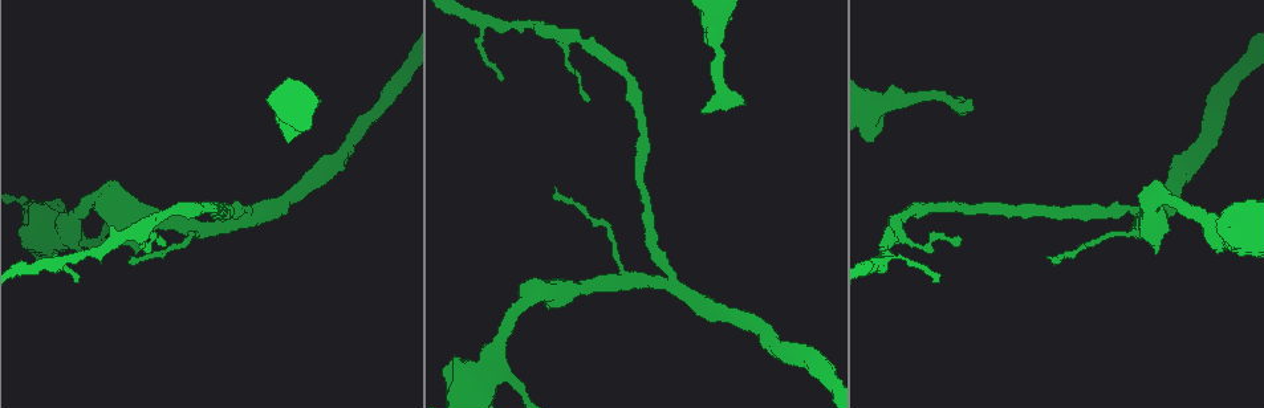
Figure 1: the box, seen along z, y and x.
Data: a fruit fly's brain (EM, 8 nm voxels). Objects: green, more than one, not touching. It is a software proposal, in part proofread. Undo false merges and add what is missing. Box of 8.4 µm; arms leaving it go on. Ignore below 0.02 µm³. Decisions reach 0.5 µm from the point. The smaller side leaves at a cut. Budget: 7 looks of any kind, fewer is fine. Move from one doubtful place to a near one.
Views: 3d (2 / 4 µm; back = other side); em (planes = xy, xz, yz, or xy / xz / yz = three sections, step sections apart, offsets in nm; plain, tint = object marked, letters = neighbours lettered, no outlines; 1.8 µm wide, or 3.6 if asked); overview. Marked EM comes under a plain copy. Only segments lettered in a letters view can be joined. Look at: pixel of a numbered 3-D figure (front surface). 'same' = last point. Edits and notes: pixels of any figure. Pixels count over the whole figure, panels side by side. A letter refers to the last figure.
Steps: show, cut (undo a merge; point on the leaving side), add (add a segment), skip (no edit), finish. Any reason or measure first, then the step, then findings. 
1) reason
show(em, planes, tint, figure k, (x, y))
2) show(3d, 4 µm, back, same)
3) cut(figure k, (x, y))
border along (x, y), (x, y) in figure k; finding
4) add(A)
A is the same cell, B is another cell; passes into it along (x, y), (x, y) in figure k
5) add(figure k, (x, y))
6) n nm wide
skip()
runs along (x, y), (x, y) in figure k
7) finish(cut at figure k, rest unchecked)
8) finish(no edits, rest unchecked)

an open end
show(3d, 4 µm, back, figure 1, (555, 189))

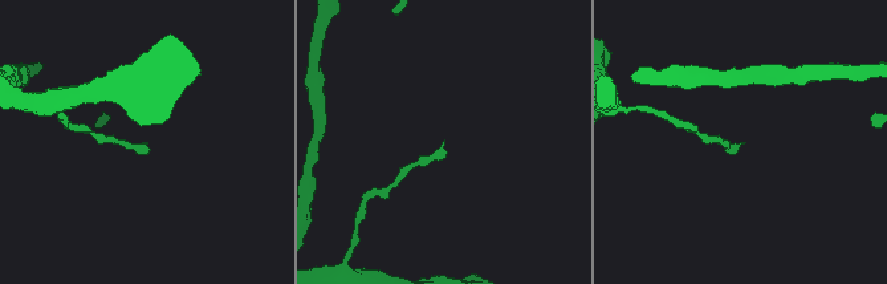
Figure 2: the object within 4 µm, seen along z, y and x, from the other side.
shape alone is not enough
show(em, planes, letters, figure 2, (744, 143))

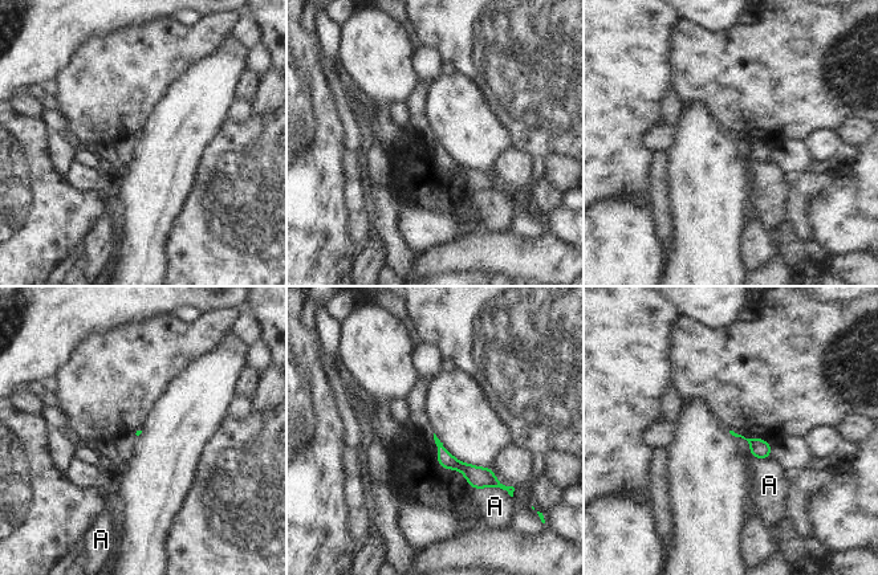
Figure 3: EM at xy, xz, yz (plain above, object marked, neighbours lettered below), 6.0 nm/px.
skip()
A is another cell; border along (474, 488), (501, 488), (508, 492) in figure 3; no lettered segment goes on from it

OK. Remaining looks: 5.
thin end
show(3d, 4 µm, figure 1, (503, 78))

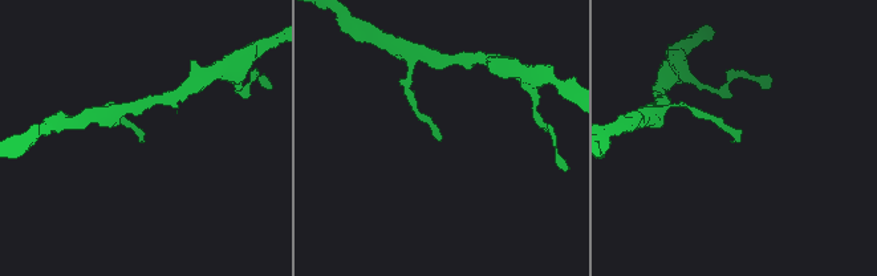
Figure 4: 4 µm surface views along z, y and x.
show(em, planes, letters, figure 4, (143, 139))

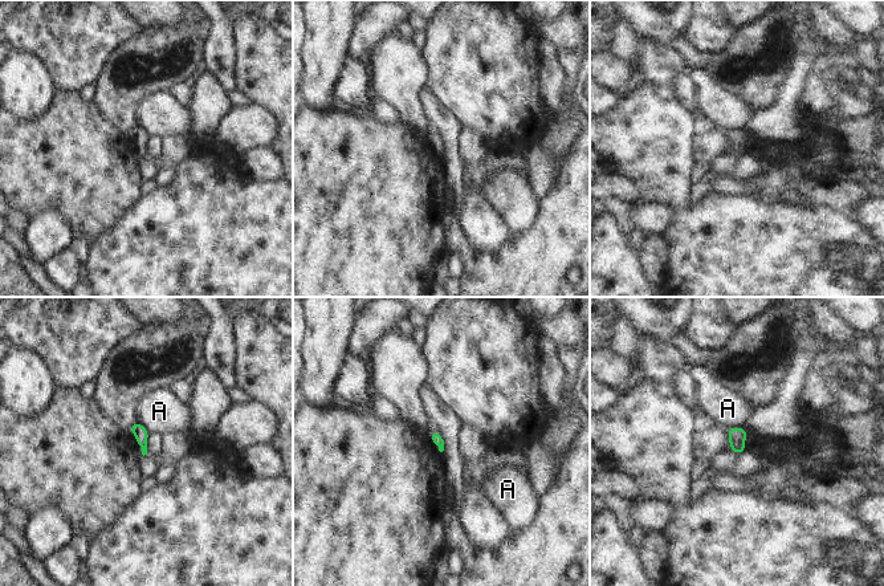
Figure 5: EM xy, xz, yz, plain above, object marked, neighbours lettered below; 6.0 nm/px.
70 nm wide
skip()
A is another cell; border along (726, 427), (746, 428) in figure 5; no lettered segment goes on from it

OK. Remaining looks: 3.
show(3d, 4 µm, figure 1, (248, 215))

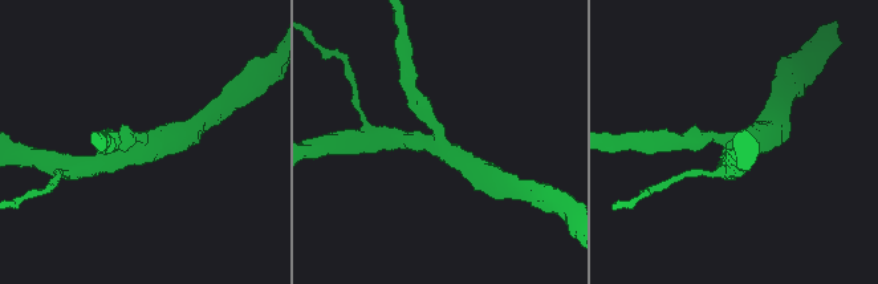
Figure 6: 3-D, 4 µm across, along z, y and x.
3 arms; arms of 220, 280, 340 nm
show(em, planes, tint, figure 6, (441, 143))

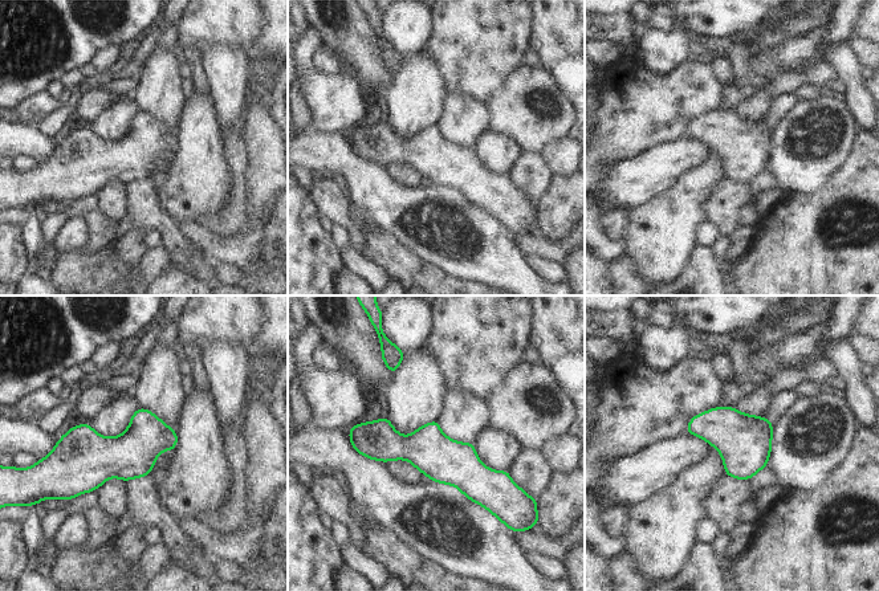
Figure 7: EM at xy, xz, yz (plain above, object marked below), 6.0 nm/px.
what lies round it
show(em, planes, letters, same)

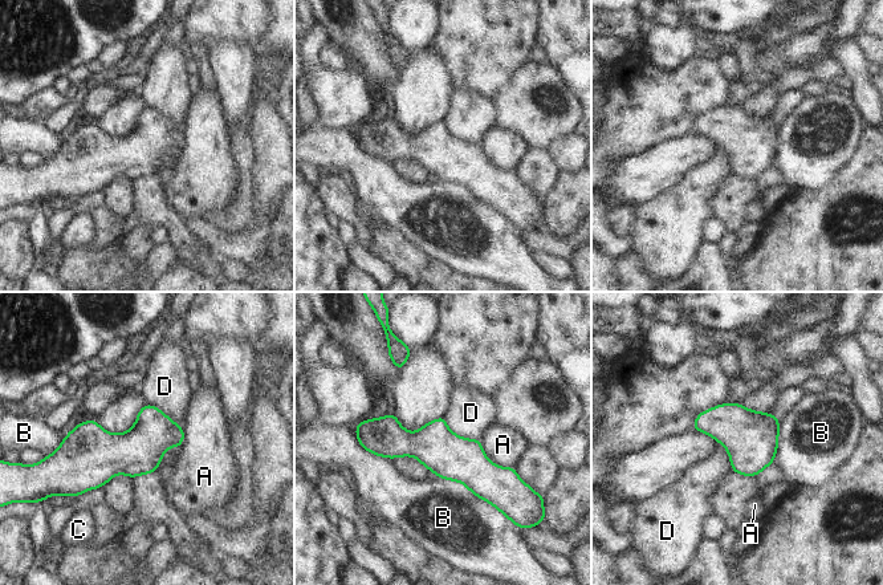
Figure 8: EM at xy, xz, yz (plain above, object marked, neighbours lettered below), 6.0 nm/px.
B touches over 440 nm
skip()
A, B, C and D are other cells; border along (443, 415), (454, 433), (479, 439) in figure 8; continuous, no second neuron

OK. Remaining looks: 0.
finish(no edits, rest unchecked)

